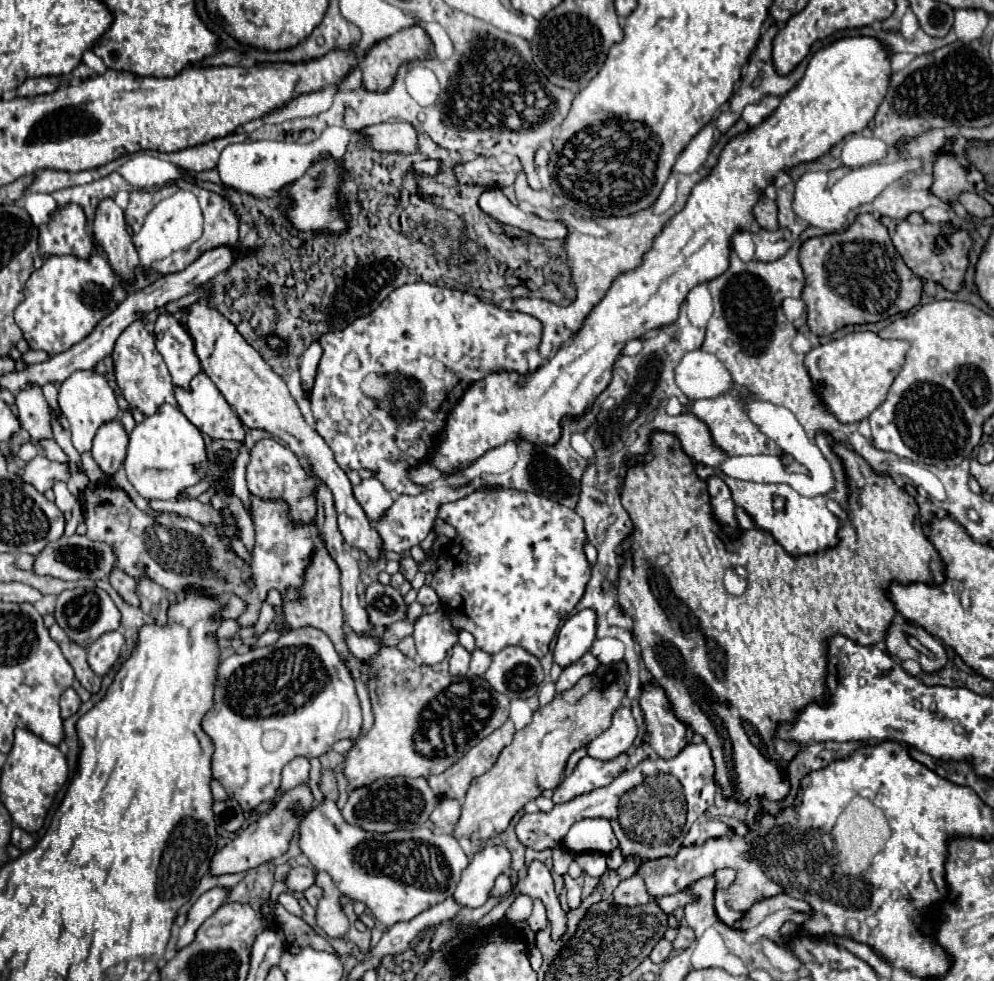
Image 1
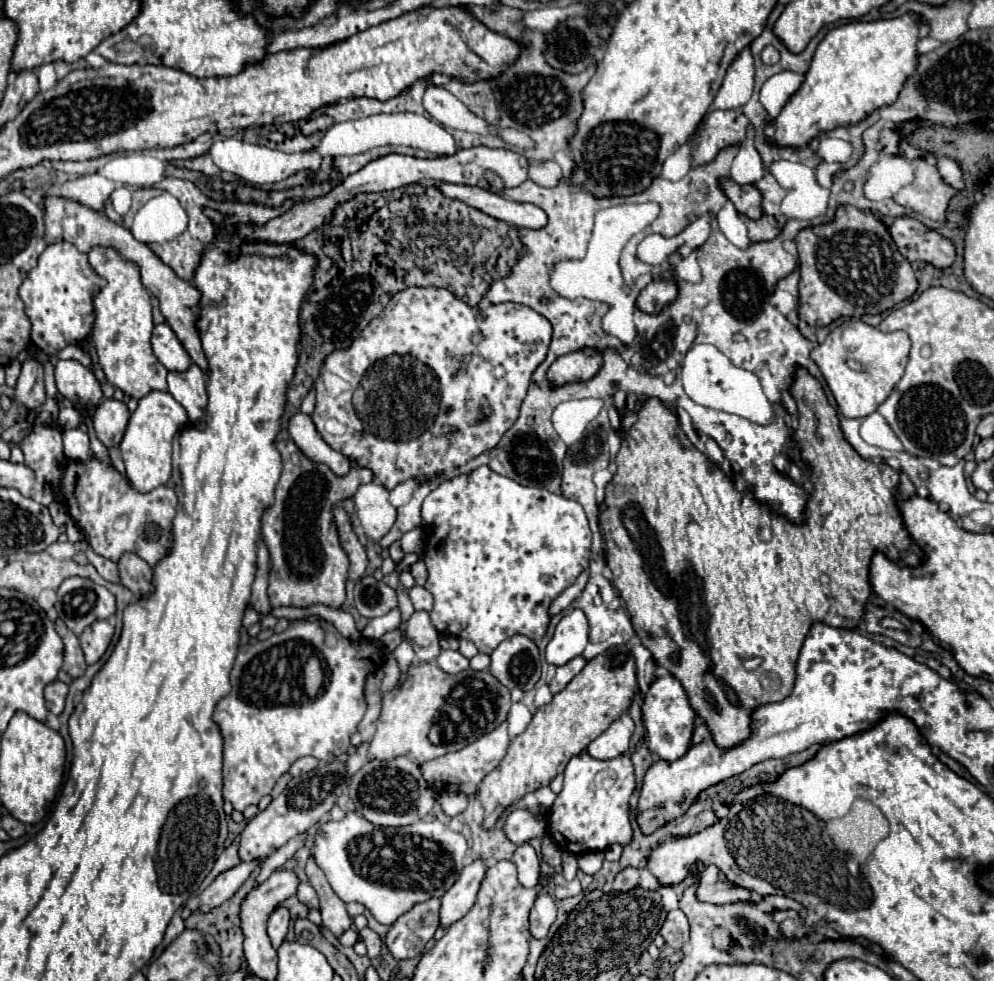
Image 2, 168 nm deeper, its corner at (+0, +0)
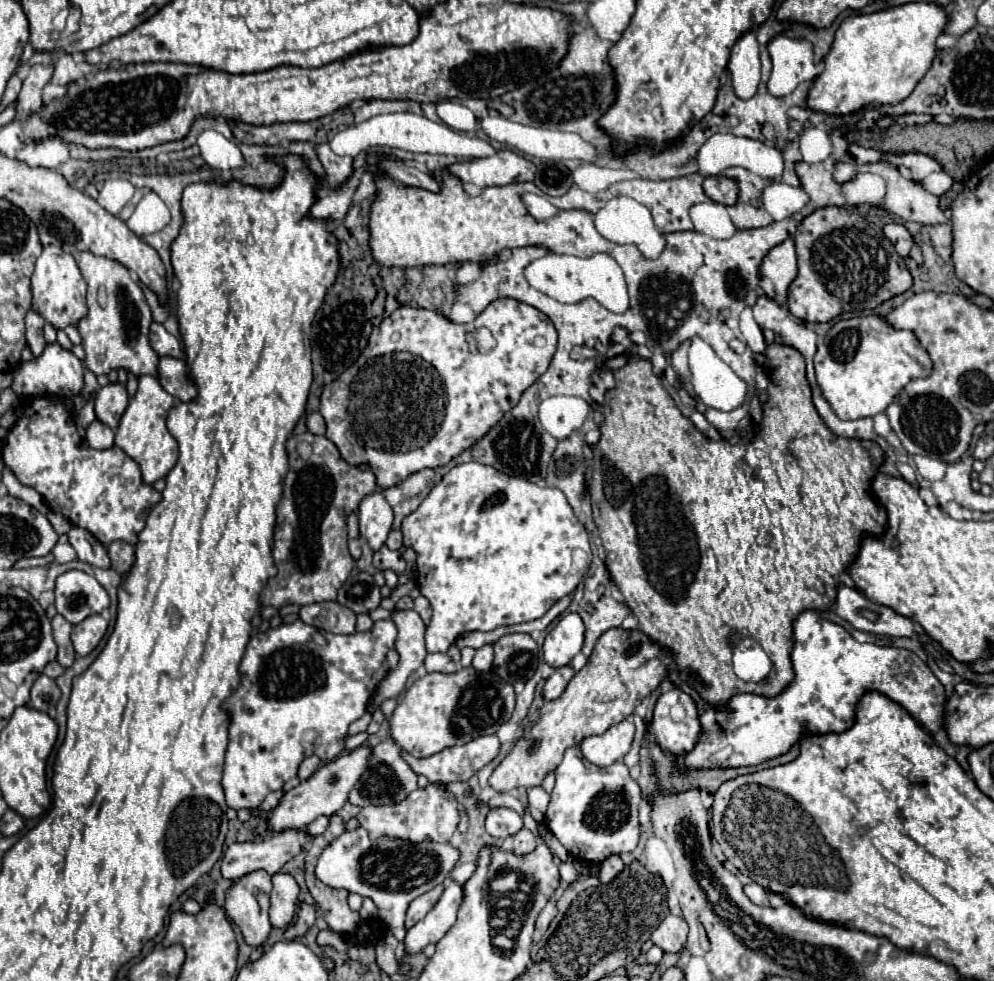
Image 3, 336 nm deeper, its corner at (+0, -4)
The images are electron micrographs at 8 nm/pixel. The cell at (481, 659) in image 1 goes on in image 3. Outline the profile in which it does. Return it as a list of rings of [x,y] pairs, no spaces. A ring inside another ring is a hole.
[[[484,644],[482,648],[476,650],[476,656],[474,656],[474,662],[472,666],[480,672],[484,670],[490,670],[492,668],[492,658],[494,658],[494,652],[492,652],[492,646],[490,644]]]

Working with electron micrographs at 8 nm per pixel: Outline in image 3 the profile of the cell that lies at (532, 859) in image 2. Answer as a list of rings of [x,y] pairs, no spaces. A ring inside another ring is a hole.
[[[520,828],[514,834],[514,852],[516,854],[526,854],[526,852],[534,850],[536,844],[538,844],[538,838],[528,828]]]

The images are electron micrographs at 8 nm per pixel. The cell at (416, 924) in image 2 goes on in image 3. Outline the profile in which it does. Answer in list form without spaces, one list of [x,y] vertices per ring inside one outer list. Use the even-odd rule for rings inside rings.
[[[438,884],[438,886],[434,886],[430,892],[414,898],[414,900],[410,902],[410,906],[408,906],[408,916],[406,916],[406,928],[414,926],[420,918],[424,918],[424,916],[434,908],[434,904],[438,902],[438,898],[442,896],[442,890],[444,890],[444,884]]]

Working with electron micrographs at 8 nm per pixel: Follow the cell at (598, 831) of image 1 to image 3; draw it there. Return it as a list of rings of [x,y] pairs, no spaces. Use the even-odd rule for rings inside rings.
[[[574,746],[568,748],[564,760],[554,770],[556,784],[546,810],[546,826],[558,842],[582,862],[600,864],[610,854],[632,852],[638,844],[638,806],[642,800],[638,782],[630,776],[624,762],[608,768],[590,764]]]

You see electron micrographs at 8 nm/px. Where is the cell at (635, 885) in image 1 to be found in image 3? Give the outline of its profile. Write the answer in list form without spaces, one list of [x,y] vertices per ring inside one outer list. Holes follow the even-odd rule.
[[[612,854],[608,856],[602,864],[600,864],[600,872],[598,872],[598,878],[602,884],[608,884],[612,878],[616,878],[616,874],[620,874],[620,870],[624,868],[624,862],[620,856]]]

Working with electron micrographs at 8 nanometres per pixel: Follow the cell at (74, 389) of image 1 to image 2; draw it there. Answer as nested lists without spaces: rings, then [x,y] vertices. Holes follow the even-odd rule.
[[[58,360],[54,376],[58,392],[74,404],[82,418],[92,418],[104,398],[94,372],[76,360]]]

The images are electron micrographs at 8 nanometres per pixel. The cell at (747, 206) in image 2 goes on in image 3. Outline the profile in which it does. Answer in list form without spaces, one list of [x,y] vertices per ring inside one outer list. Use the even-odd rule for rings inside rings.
[[[722,174],[708,176],[704,180],[704,194],[710,200],[714,200],[718,204],[724,204],[724,206],[736,202],[736,190],[738,190],[736,182],[730,180],[730,178],[726,178],[726,176],[722,176]]]

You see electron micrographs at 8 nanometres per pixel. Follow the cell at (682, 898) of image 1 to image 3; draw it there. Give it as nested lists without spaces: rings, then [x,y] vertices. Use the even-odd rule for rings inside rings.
[[[752,882],[752,884],[744,886],[744,892],[746,892],[746,894],[748,894],[748,898],[752,898],[752,902],[756,902],[758,906],[770,906],[770,902],[768,902],[770,892],[768,892],[766,888],[762,888],[760,884]]]

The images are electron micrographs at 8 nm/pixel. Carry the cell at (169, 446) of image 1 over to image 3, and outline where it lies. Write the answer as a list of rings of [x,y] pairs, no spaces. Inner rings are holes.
[[[144,374],[138,378],[138,390],[134,398],[130,400],[128,408],[124,410],[120,424],[116,428],[114,444],[120,446],[130,458],[138,462],[146,484],[154,484],[158,478],[164,478],[178,458],[176,440],[168,434],[168,428],[166,428],[168,406],[172,406],[172,402],[174,398],[160,386],[160,382],[154,376]]]

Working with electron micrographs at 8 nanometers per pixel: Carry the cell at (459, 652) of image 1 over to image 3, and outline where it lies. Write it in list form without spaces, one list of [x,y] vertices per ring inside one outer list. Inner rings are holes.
[[[442,652],[428,654],[426,660],[424,660],[424,668],[426,668],[426,672],[446,672],[446,674],[456,672],[456,666],[450,660],[450,656],[442,654]]]

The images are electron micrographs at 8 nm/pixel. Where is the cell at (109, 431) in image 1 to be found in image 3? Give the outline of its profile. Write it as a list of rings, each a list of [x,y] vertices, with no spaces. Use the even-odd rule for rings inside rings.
[[[120,382],[106,384],[96,392],[94,404],[96,404],[96,418],[110,428],[116,428],[116,422],[120,422],[120,414],[124,414],[128,406],[128,392],[126,386]]]

